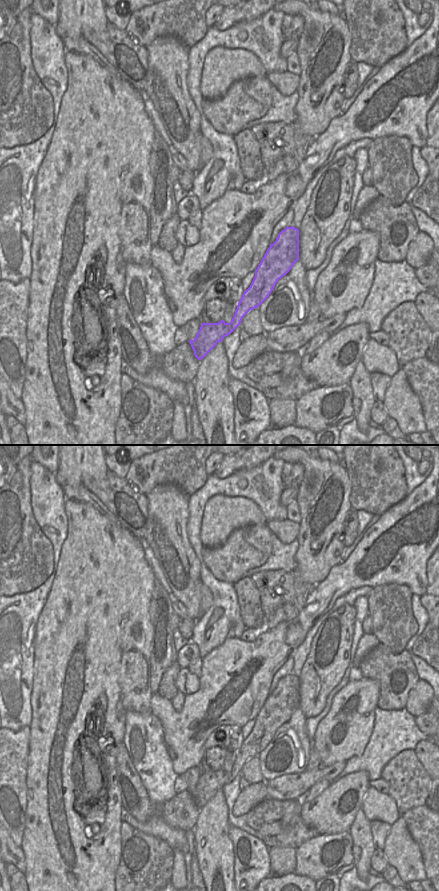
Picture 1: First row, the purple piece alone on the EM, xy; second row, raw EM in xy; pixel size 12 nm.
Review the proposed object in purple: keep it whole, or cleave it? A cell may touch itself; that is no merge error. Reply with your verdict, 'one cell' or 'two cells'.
one cell

